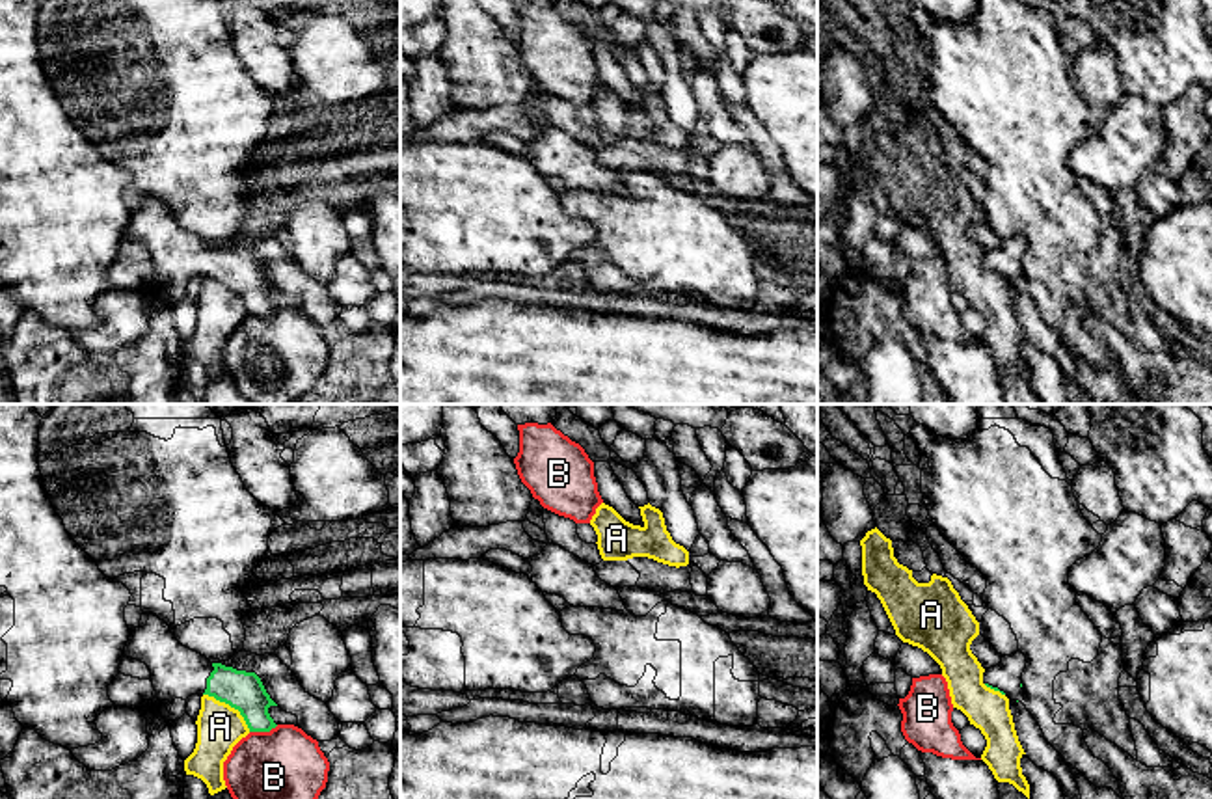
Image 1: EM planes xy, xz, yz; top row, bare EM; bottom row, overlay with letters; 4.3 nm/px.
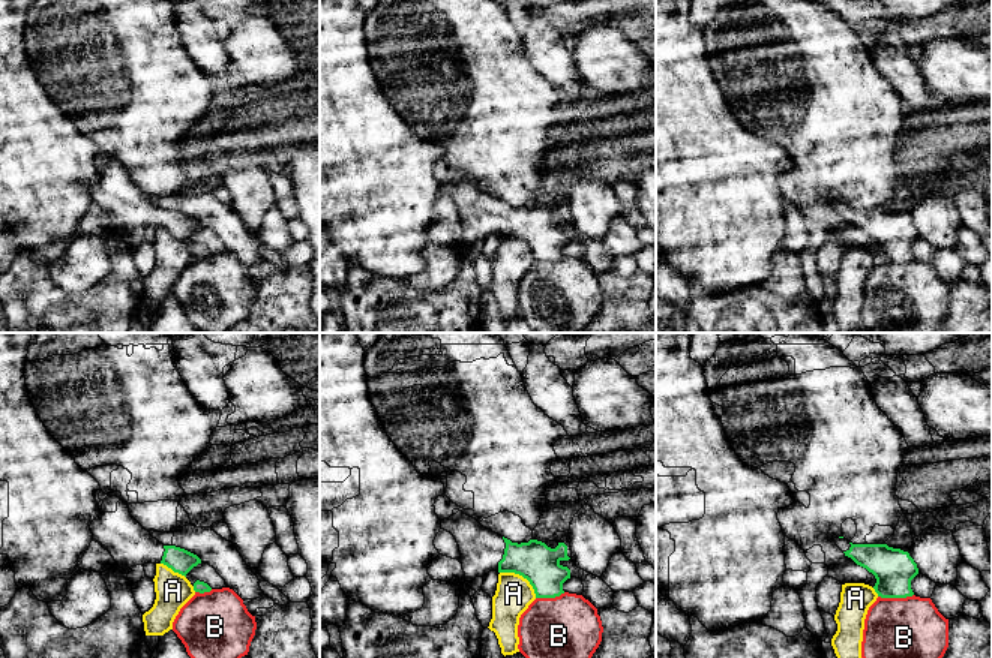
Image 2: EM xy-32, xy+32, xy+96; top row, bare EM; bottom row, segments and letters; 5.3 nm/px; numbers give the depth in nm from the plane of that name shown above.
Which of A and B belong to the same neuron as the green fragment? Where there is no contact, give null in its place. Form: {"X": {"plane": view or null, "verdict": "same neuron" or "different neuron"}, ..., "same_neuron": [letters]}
{"A": {"plane": "xy", "verdict": "different neuron"}, "B": {"plane": "xy", "verdict": "different neuron"}, "same_neuron": []}

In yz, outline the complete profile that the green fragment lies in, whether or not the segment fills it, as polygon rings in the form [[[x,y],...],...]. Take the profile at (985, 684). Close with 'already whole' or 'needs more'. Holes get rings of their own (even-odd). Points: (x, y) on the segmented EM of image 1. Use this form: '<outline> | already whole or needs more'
[[[1022,652],[1002,657],[1002,663],[983,672],[983,684],[994,691],[1000,691],[1009,700],[1022,702],[1022,672],[1026,669],[1026,656]]] | needs more

